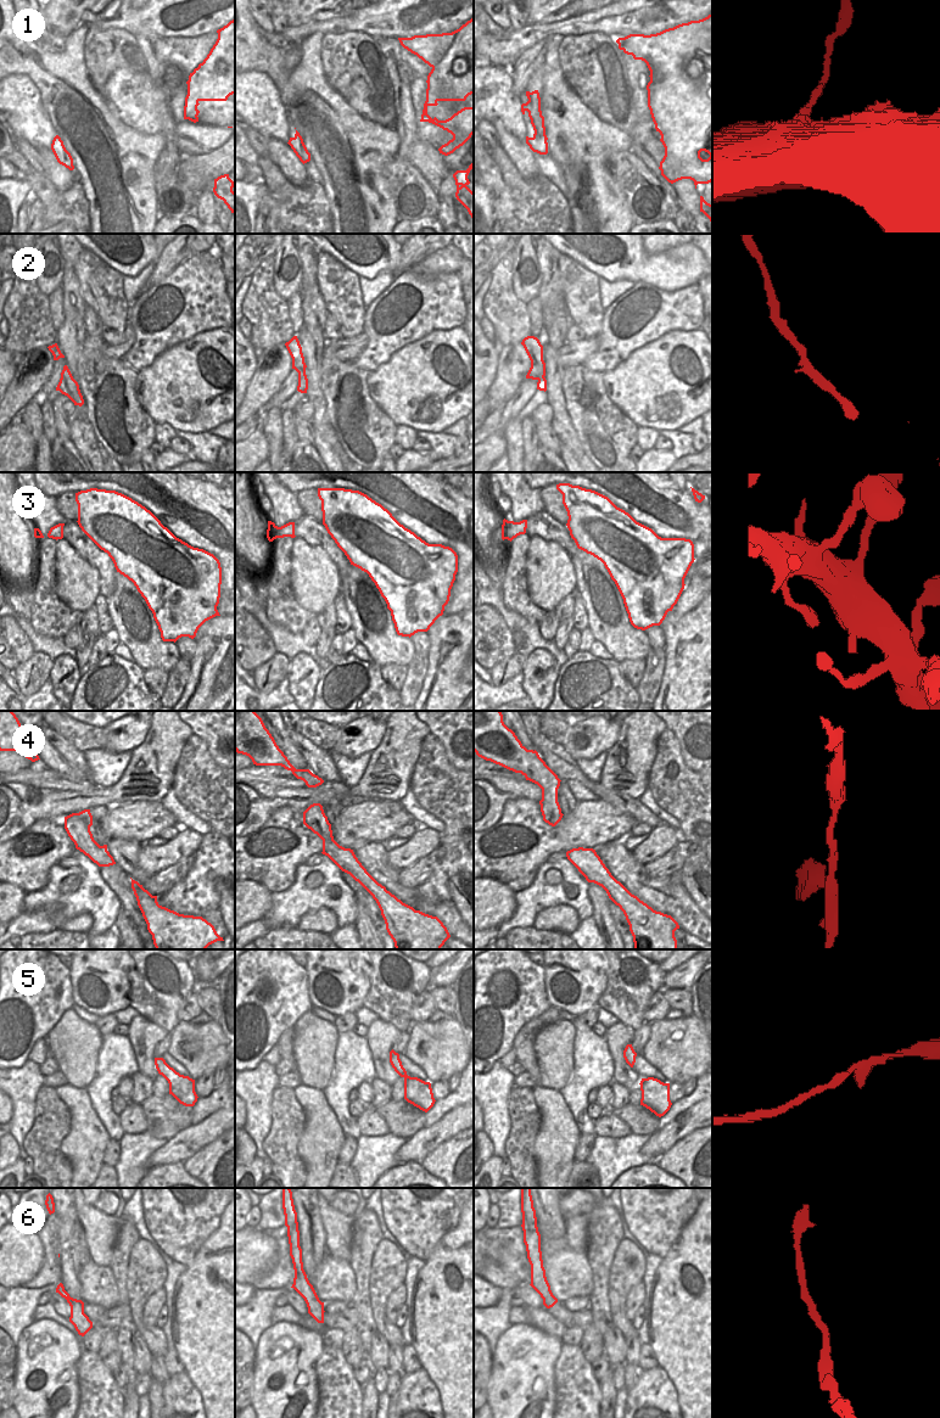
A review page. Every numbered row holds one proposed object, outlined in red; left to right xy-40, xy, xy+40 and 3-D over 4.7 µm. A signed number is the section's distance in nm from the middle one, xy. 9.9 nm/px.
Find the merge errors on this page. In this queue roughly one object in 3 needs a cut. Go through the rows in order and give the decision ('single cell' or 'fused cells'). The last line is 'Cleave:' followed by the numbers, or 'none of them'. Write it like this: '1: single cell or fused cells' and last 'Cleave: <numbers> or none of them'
1: fused cells
2: single cell
3: single cell
4: single cell
5: single cell
6: fused cells
Cleave: 1, 6

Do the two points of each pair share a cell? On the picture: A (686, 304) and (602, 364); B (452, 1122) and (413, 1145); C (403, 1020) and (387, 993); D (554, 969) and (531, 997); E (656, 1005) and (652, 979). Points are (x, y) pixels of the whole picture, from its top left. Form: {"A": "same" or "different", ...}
{"A": "same", "B": "same", "C": "same", "D": "different", "E": "different"}

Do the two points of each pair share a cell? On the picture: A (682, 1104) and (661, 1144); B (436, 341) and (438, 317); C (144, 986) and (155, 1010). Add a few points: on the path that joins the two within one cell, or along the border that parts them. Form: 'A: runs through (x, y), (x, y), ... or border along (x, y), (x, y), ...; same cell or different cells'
A: border along (699, 1102), (681, 1111), (658, 1130); different cells
B: border along (460, 326), (432, 330), (410, 342); different cells
C: runs through (150, 992), (155, 997), (155, 1004); same cell

